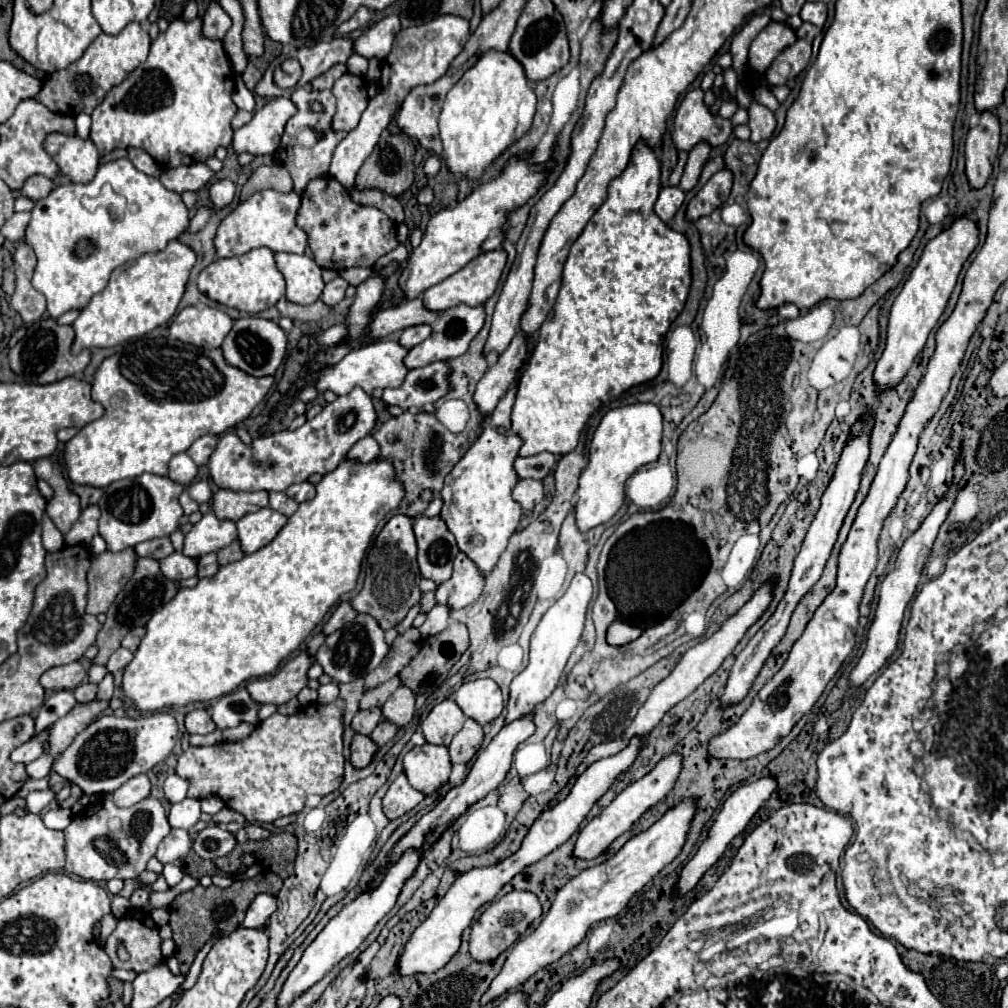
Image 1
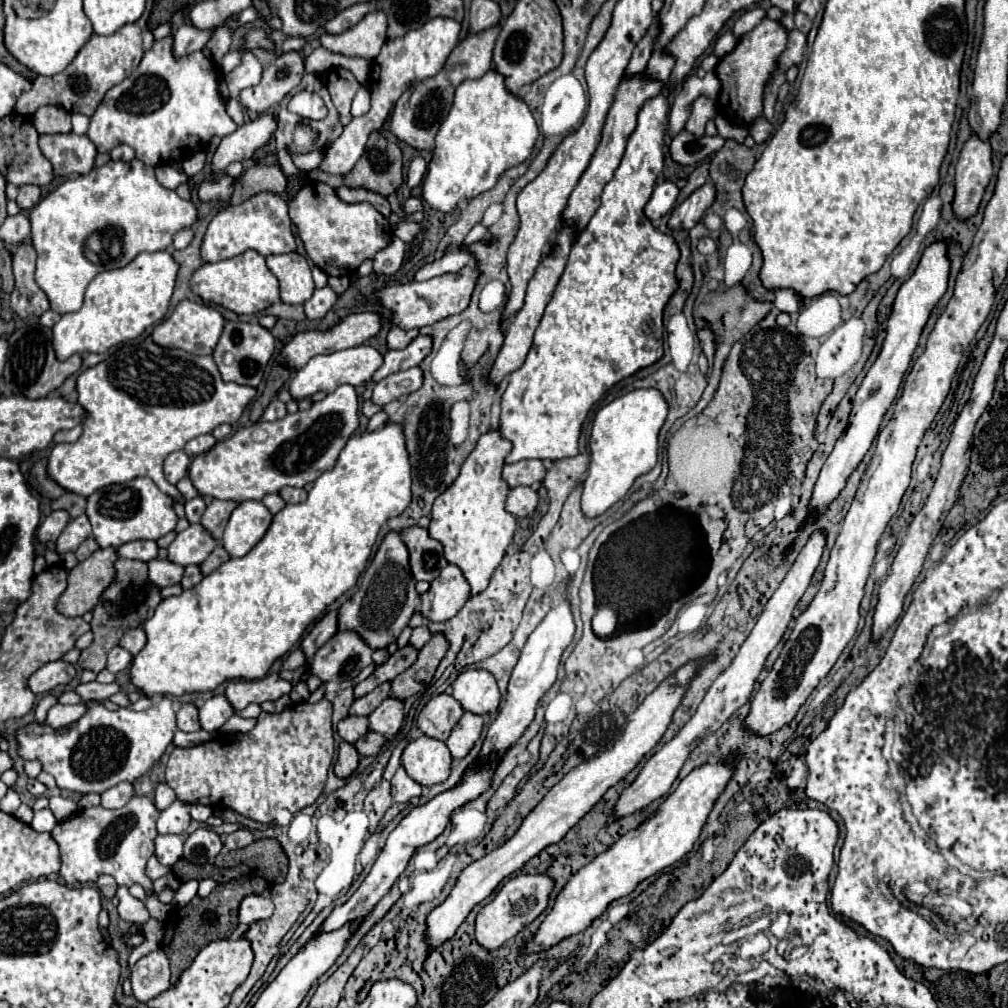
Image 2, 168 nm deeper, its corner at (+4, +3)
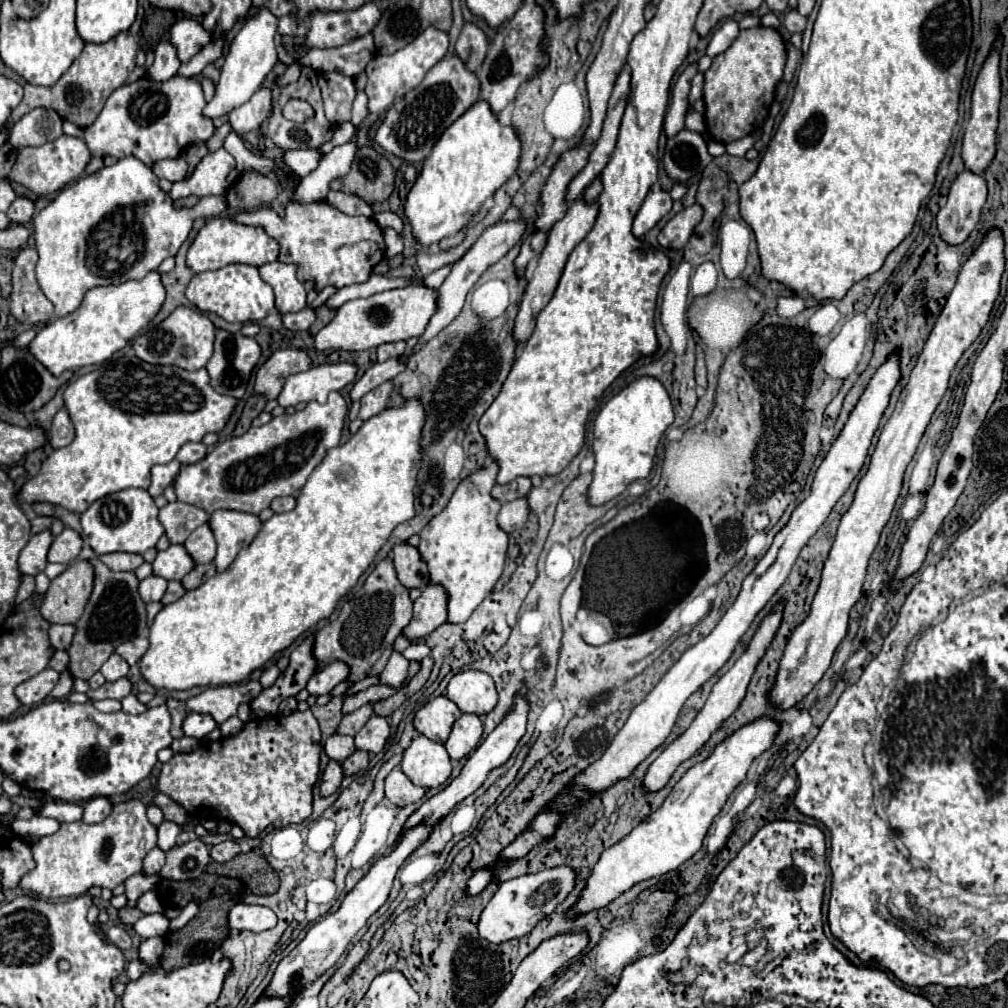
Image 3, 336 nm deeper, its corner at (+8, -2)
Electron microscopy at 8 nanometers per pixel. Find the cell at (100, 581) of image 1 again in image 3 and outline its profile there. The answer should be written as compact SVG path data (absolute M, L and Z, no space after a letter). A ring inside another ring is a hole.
M74 561L68 569L52 579L40 613L50 623L76 623L94 587L94 567L90 561Z

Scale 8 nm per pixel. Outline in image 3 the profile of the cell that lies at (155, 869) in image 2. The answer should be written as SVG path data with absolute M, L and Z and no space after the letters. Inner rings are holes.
M136 873L134 877L126 879L126 897L128 897L128 907L136 905L136 899L140 893L156 889L158 885L158 875L146 875L146 873Z

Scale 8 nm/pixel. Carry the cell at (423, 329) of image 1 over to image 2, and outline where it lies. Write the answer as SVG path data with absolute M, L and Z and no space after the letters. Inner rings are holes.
M392 328L392 330L388 332L388 348L390 348L390 350L402 350L402 348L406 348L416 336L418 336L418 330Z

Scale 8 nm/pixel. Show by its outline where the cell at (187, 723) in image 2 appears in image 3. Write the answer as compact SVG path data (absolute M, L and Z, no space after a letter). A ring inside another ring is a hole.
M168 699L168 701L166 701L166 707L168 707L170 715L172 715L172 729L170 729L170 735L176 737L176 739L178 739L178 737L184 737L184 733L182 733L182 723L184 723L184 719L186 719L186 715L188 715L186 705L184 705L182 701Z

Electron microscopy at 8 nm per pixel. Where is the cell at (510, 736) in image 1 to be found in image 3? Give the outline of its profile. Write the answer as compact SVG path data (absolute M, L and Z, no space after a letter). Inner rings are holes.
M418 823L418 825L414 825L414 827L404 829L404 831L400 833L400 839L398 839L396 849L392 849L390 853L386 853L384 857L380 857L380 859L372 865L372 869L368 871L368 875L362 877L362 879L356 883L356 887L344 897L340 909L338 909L336 913L328 913L322 921L314 923L314 925L308 929L306 937L298 943L298 947L292 949L292 951L278 963L276 973L274 973L274 977L272 977L270 985L268 985L268 989L264 991L264 995L280 995L280 997L284 997L284 995L288 995L288 993L292 991L290 979L292 979L294 975L300 977L300 987L298 987L298 989L304 989L306 985L314 983L324 971L328 971L328 969L338 961L338 957L346 951L346 947L348 947L348 943L352 941L352 937L354 937L354 935L366 925L366 921L386 903L398 867L404 863L404 859L406 859L414 849L418 849L418 847L430 837L430 833L432 833L432 827L426 825L426 823Z

